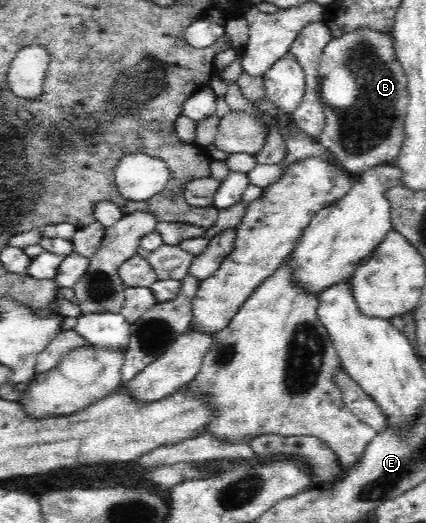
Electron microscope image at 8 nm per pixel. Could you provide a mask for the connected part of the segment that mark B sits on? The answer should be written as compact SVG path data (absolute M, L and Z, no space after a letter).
M358 29L339 39L333 38L323 49L318 74L321 77L320 96L325 107L325 128L319 136L320 143L329 149L343 168L353 176L359 176L381 162L395 160L405 140L404 122L410 97L408 79L397 59L392 34Z

